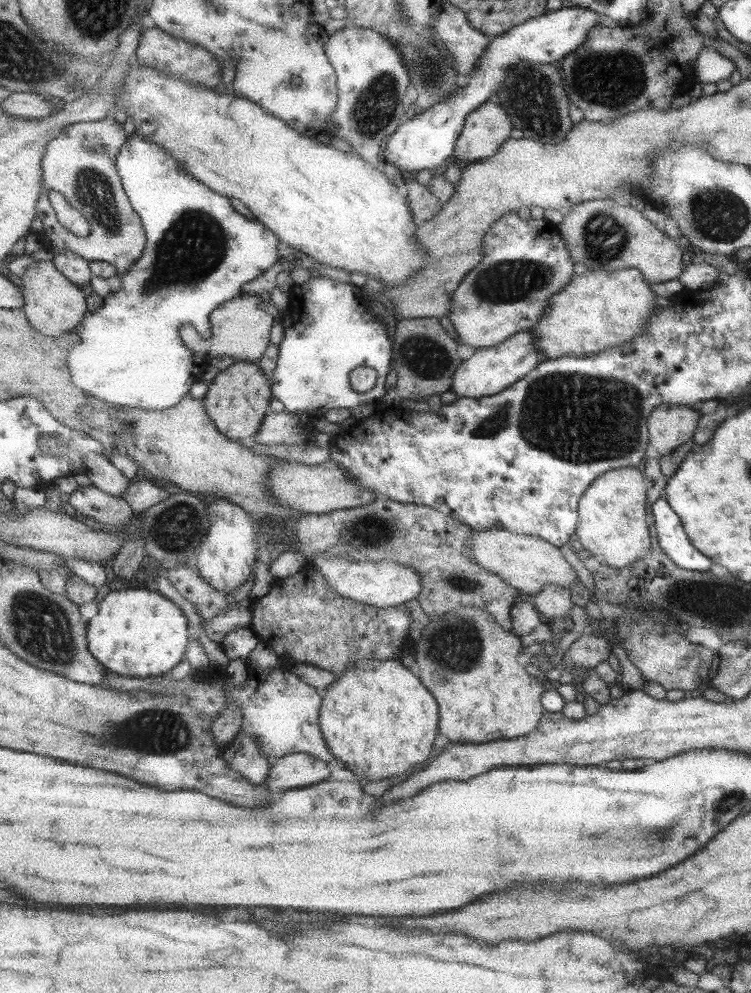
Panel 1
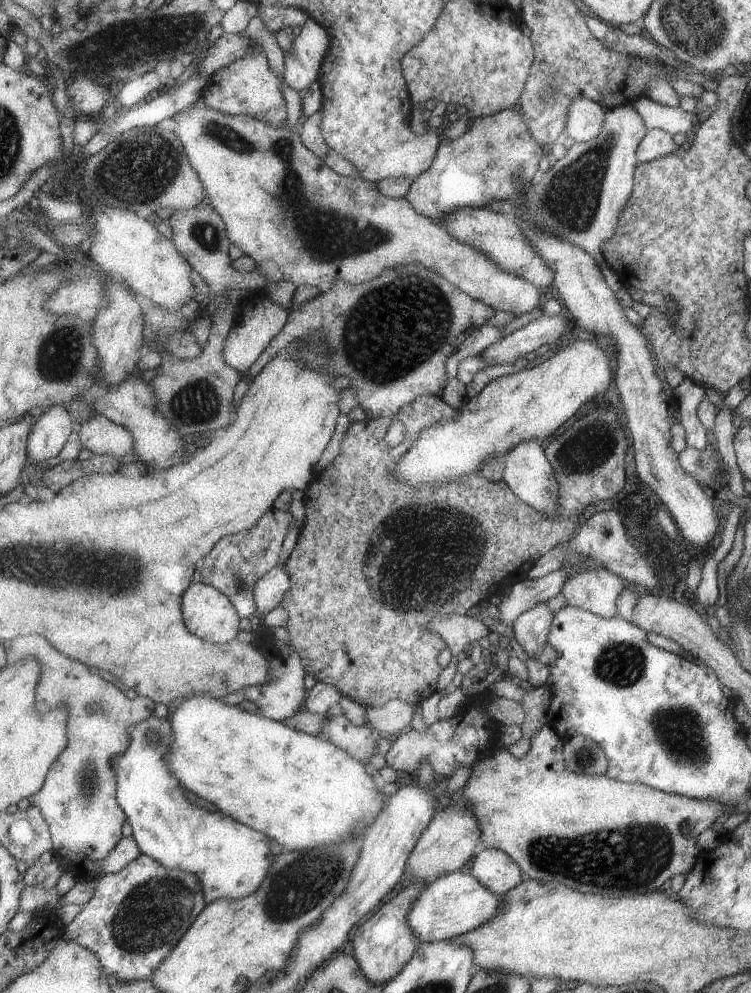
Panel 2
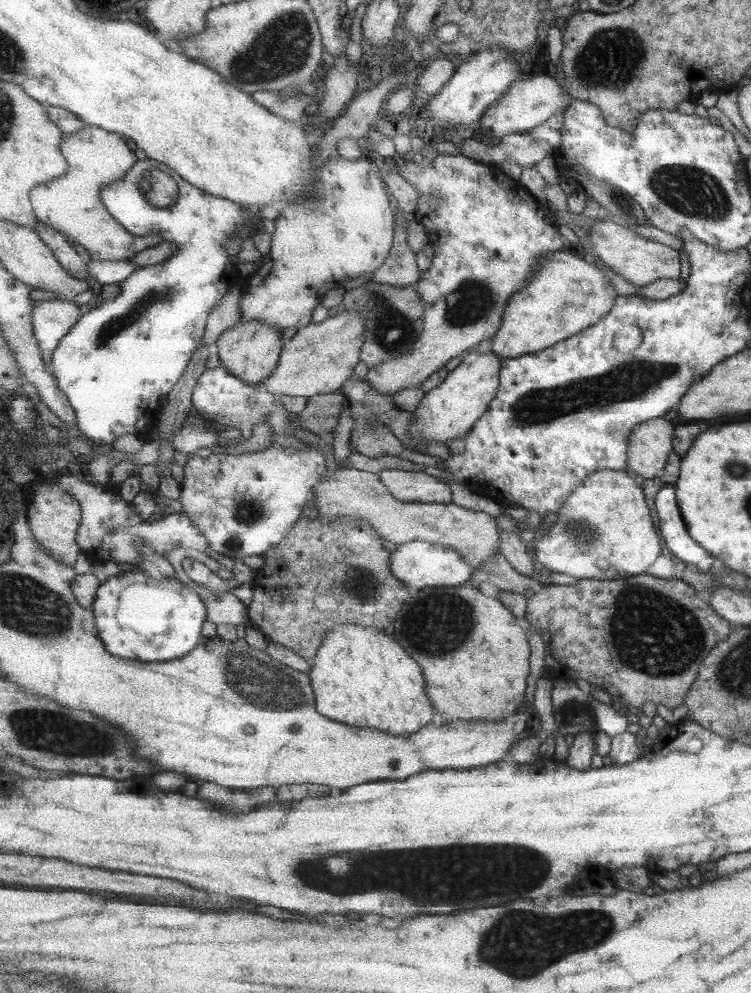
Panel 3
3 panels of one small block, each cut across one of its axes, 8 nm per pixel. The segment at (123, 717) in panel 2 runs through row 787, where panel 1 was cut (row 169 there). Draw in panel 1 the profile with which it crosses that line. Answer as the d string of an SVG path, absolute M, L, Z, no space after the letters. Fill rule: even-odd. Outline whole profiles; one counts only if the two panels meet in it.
M107 116L99 122L81 122L73 124L63 134L49 144L47 156L43 160L45 184L43 198L39 202L39 220L45 224L45 244L61 254L73 250L85 256L89 262L111 262L117 266L119 274L129 274L133 266L143 258L149 236L139 212L127 194L121 174L117 172L117 156L123 150L123 144L129 142L129 136L119 120ZM61 192L93 226L93 234L87 240L75 238L65 226L59 224L59 214L53 208L51 194Z

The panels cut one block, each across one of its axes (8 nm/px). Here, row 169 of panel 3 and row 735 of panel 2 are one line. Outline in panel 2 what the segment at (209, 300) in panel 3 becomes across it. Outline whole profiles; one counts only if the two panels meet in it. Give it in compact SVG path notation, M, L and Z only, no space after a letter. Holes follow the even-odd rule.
M149 718L133 730L131 748L125 750L125 754L113 756L109 762L117 776L117 794L115 794L117 804L123 806L123 810L129 818L127 822L133 828L133 838L139 842L143 856L151 856L151 858L159 860L165 868L197 874L205 884L207 904L213 904L221 898L243 900L243 898L251 896L253 892L257 892L261 888L263 880L267 880L267 876L271 872L271 866L275 860L275 856L269 850L271 838L251 826L245 826L239 820L233 820L231 816L225 816L225 812L207 812L207 810L197 808L191 802L187 802L187 798L183 794L185 786L169 772L169 764L167 764L167 752L173 746L173 740L175 740L173 726L167 718L165 720ZM151 732L155 732L159 736L157 742L151 742L153 740Z

